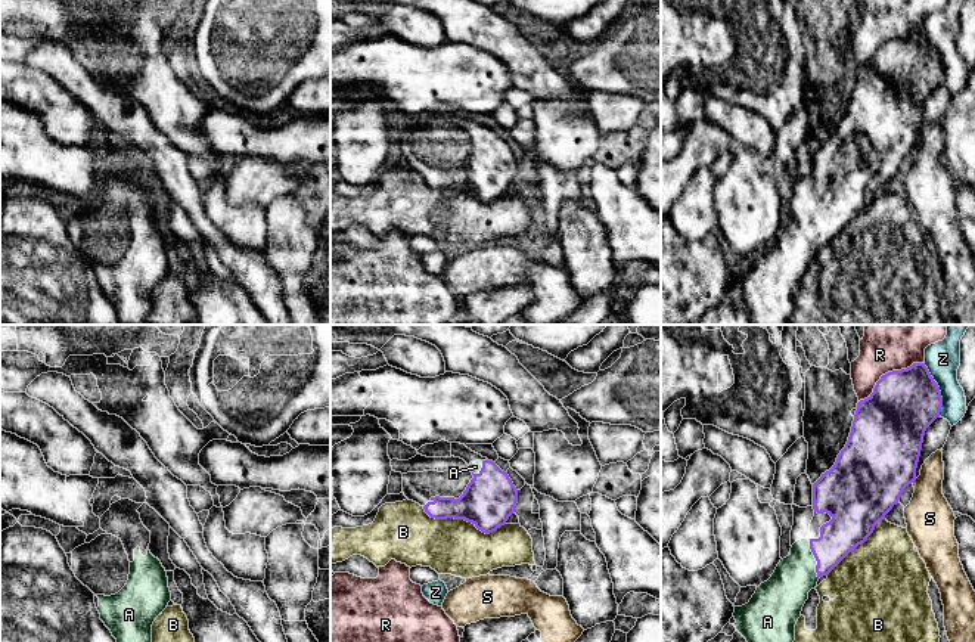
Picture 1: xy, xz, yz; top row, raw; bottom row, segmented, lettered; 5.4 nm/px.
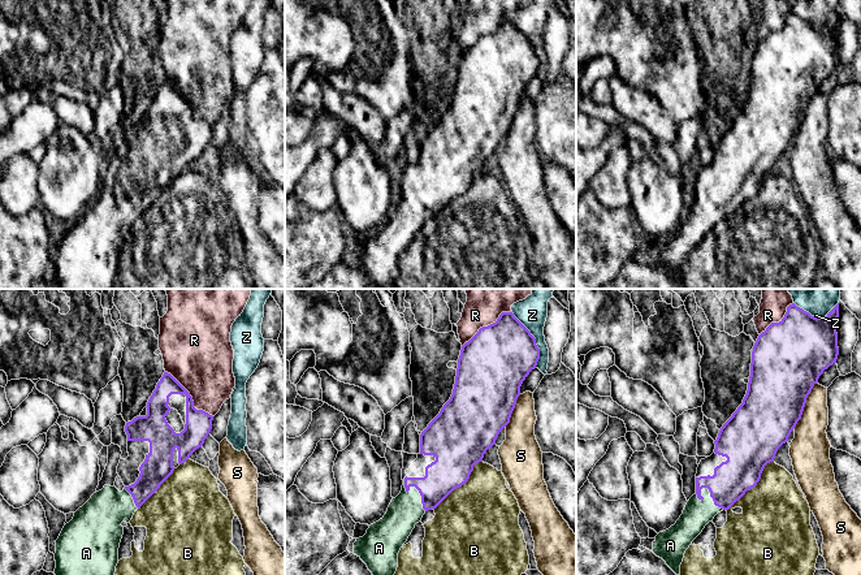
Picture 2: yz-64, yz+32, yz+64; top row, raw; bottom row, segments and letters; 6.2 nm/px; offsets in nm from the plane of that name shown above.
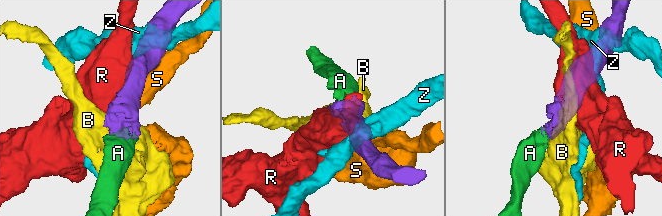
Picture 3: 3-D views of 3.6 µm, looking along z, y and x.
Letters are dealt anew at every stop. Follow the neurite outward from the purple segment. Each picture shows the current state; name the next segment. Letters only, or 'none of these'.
A

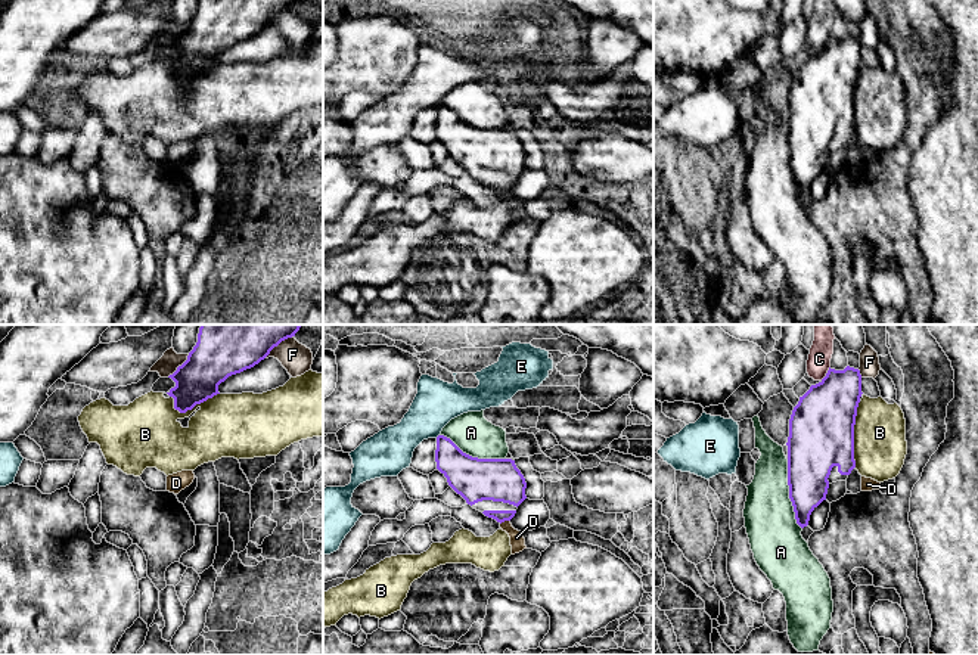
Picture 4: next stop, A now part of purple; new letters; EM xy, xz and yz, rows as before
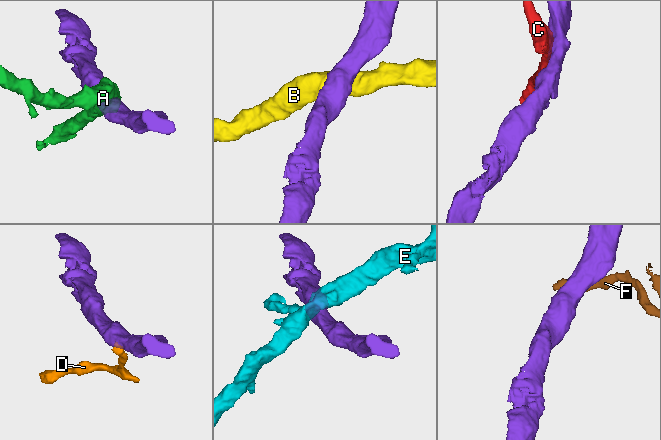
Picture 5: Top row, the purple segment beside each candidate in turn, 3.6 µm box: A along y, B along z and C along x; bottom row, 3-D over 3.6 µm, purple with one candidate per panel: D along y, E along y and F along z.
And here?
none of these

